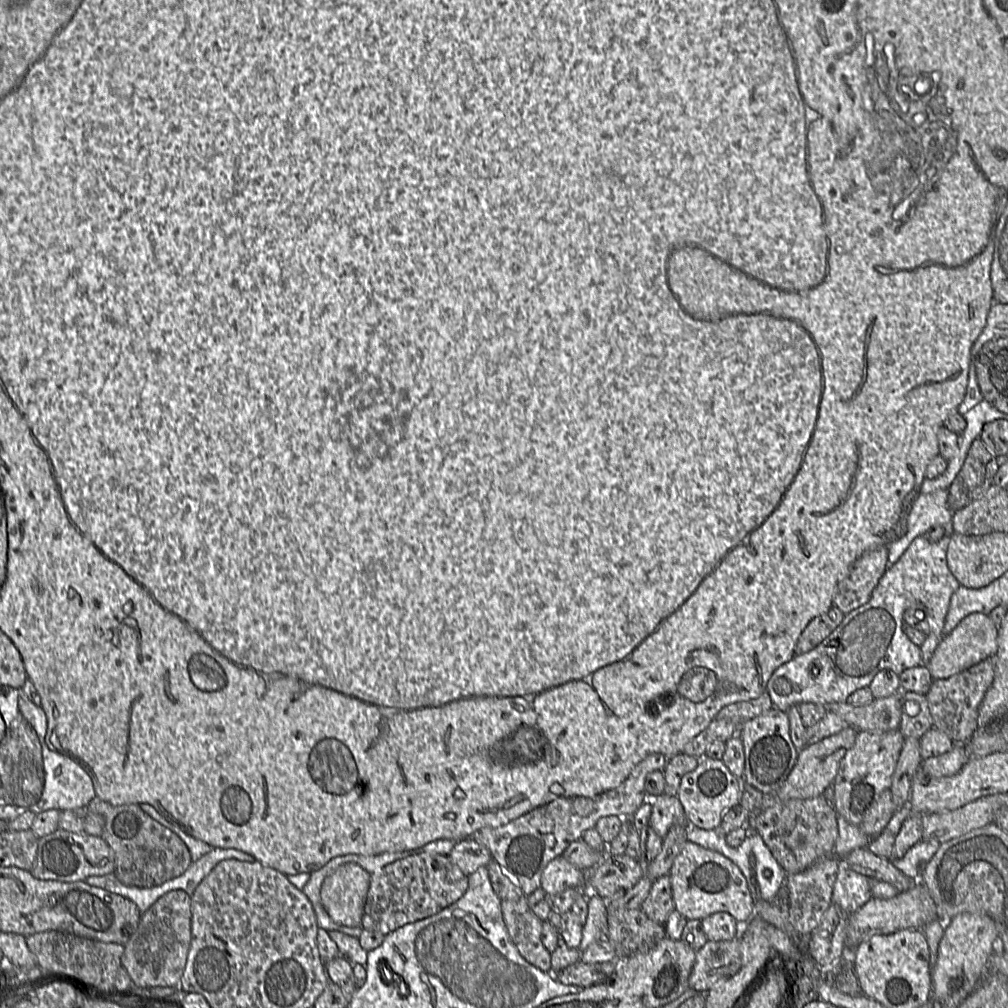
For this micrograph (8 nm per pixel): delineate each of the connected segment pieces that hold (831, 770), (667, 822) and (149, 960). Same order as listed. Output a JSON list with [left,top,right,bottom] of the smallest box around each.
[[775,726,858,801],[649,794,687,838],[124,889,191,987]]

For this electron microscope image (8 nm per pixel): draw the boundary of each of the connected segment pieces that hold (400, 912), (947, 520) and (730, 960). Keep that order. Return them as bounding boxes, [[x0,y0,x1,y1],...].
[[361,853,468,935],[886,490,954,565],[689,940,742,993]]

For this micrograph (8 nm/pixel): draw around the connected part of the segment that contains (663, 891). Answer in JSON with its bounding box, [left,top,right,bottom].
[641,875,674,925]

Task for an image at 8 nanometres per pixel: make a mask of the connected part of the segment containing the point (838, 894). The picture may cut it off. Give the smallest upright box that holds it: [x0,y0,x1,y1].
[832,860,872,914]

